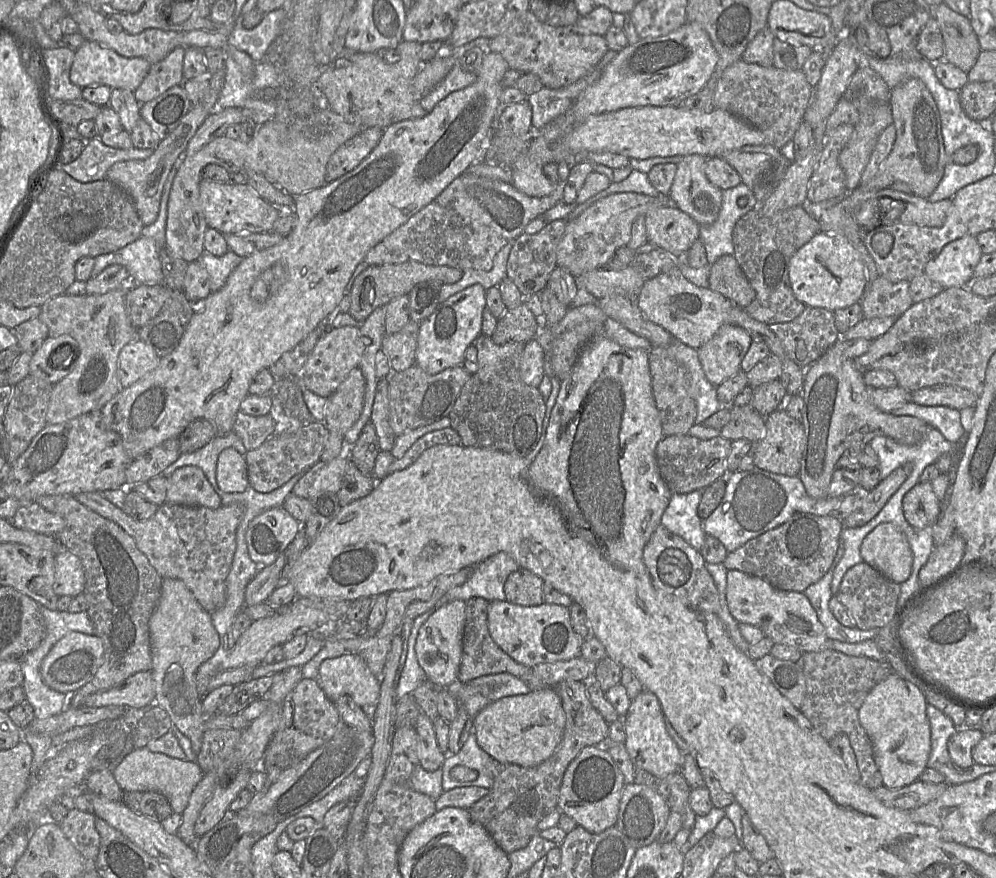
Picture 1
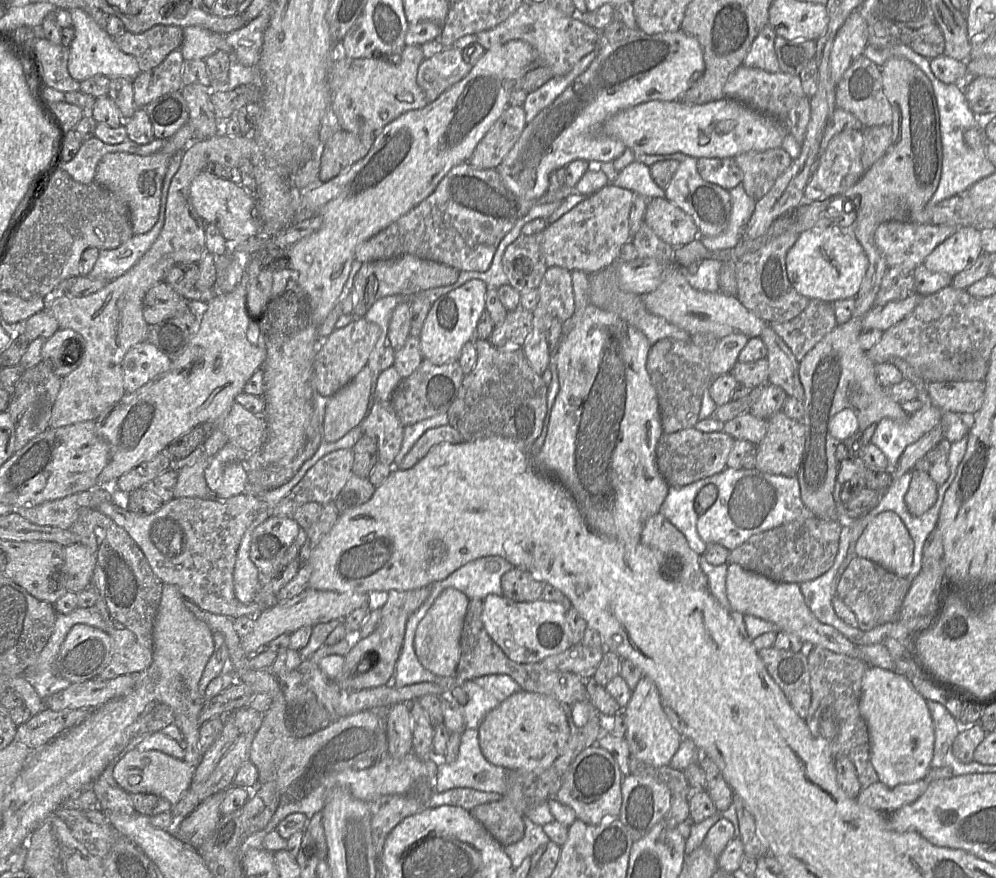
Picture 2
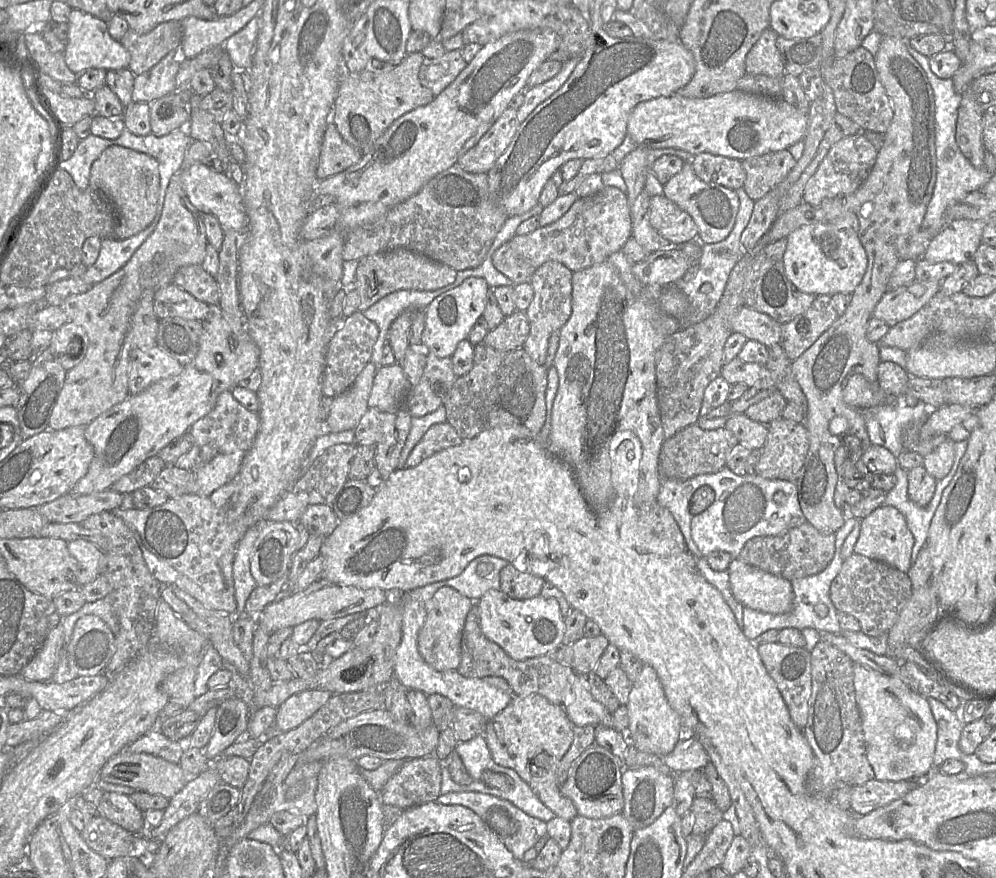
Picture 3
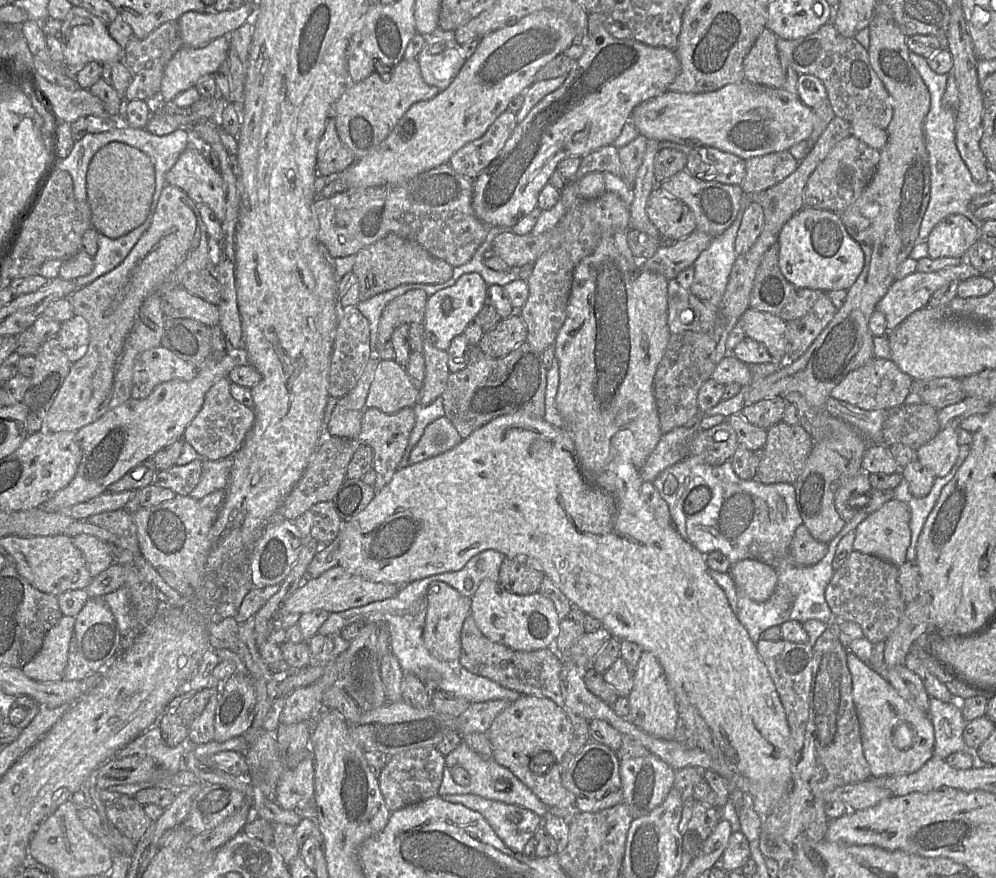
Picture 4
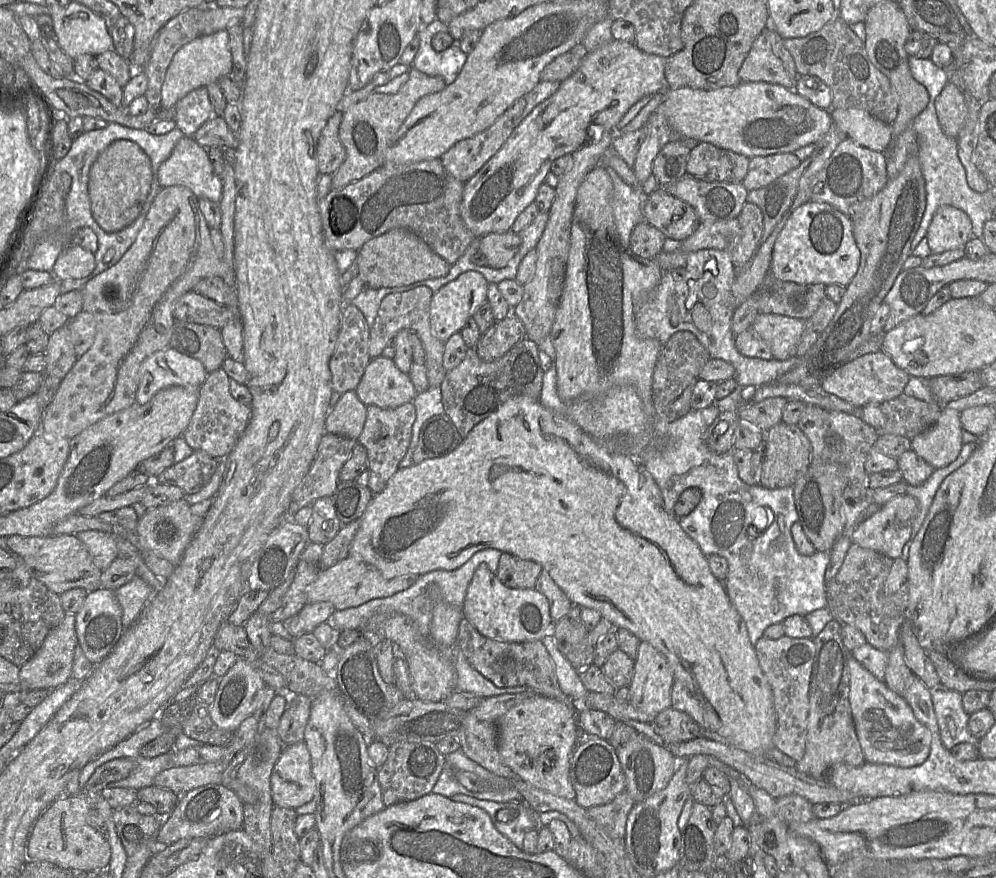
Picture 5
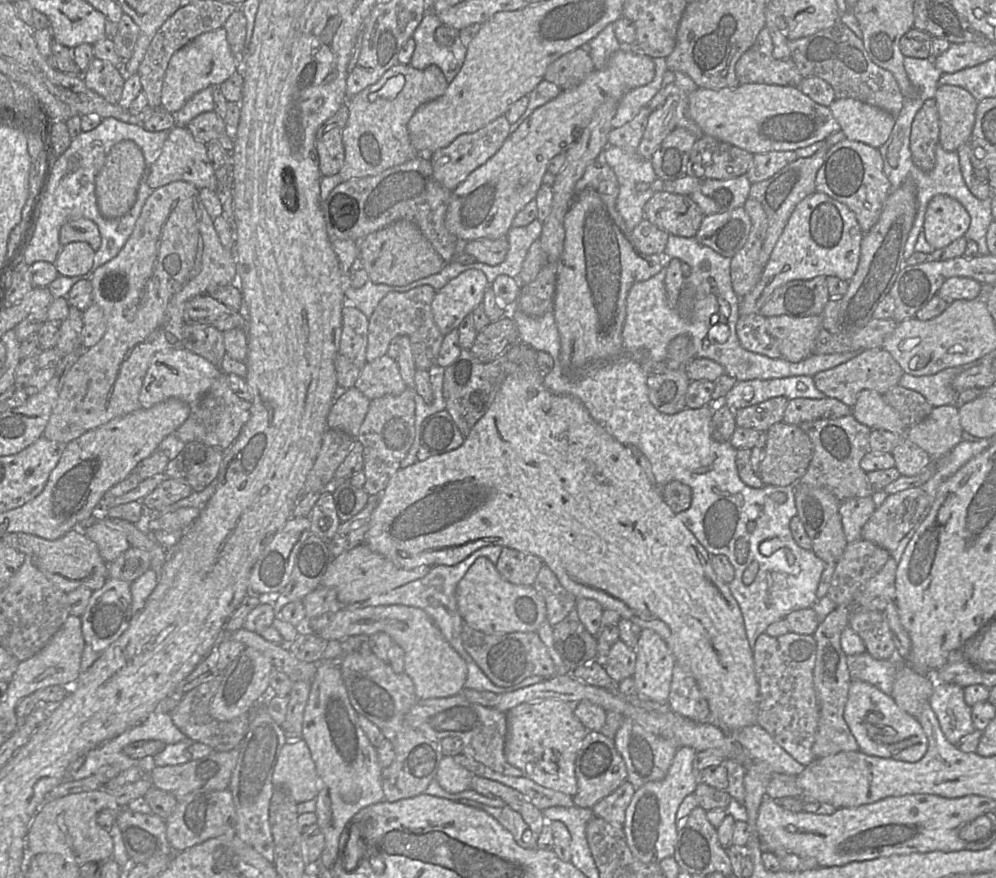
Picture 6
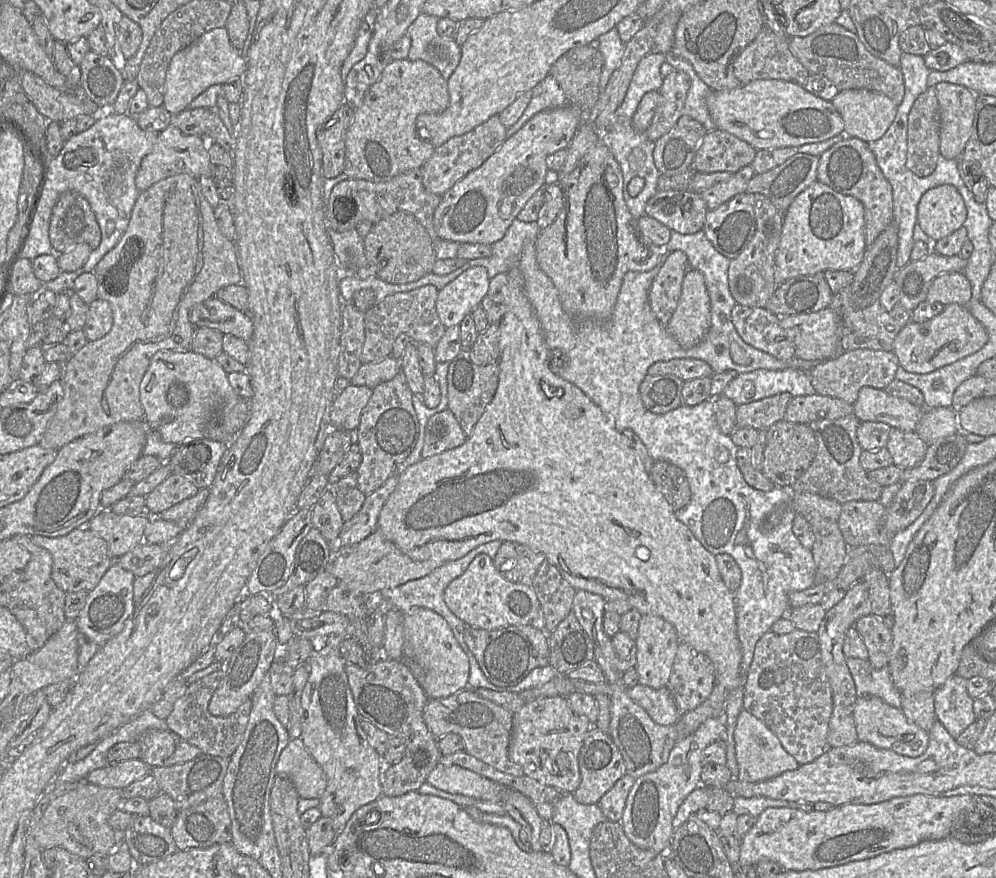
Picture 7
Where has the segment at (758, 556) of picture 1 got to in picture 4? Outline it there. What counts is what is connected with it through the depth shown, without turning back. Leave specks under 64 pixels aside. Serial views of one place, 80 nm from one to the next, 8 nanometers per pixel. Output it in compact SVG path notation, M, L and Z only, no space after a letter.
M802 524L796 528L789 547L789 556L798 566L812 566L821 561L828 551L828 543L816 540Z

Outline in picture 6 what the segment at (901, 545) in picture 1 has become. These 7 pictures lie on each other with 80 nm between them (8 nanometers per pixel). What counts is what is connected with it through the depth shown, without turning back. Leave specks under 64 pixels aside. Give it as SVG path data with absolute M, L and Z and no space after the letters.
M912 487L885 496L862 527L862 539L889 552L894 551L916 524L927 504L927 494L921 487Z

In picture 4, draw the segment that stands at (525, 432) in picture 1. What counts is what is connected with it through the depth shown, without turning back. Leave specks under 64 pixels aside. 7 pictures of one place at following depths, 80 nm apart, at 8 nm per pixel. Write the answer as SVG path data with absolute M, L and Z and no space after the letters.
M524 342L502 358L491 358L476 346L469 348L466 367L451 373L441 395L445 416L452 422L462 439L502 415L522 412L538 419L545 415L547 370L541 354Z

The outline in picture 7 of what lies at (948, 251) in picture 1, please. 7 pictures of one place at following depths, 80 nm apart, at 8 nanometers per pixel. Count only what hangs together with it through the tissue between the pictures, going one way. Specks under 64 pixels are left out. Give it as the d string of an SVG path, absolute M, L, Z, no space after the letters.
M949 184L927 190L917 208L917 223L925 234L938 241L962 227L967 209L958 190Z

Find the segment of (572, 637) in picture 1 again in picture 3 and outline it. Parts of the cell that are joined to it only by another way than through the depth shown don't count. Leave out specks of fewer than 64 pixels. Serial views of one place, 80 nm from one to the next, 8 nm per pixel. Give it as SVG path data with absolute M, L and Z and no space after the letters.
M490 589L475 602L478 606L480 628L485 637L515 660L548 655L562 645L564 617L554 598L544 598L539 594L519 600L509 597L501 590Z

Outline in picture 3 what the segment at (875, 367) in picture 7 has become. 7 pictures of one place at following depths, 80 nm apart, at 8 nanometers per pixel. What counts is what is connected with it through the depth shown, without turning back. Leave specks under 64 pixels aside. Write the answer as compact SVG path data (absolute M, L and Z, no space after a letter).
M880 361L875 384L861 374L852 374L843 380L842 398L857 409L873 408L887 400L902 400L909 378L908 372L898 364Z

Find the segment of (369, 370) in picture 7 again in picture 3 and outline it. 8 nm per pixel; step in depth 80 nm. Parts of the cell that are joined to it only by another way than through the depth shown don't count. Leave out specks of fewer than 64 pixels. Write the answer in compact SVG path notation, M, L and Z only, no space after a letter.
M400 364L382 365L376 371L368 407L376 408L381 412L396 412L404 409L404 402L411 387Z

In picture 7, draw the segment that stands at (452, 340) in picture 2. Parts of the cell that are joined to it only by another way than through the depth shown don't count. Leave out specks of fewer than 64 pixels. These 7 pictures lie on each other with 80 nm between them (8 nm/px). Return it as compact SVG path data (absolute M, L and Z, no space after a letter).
M472 266L438 292L436 310L446 328L459 325L467 314L481 305L490 278L483 266Z

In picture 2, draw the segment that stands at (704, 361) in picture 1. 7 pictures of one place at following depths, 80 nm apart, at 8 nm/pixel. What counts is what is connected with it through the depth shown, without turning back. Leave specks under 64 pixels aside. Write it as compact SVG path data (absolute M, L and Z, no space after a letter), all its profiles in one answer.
M731 334L719 339L709 363L713 378L730 373L748 341L749 338L744 334Z

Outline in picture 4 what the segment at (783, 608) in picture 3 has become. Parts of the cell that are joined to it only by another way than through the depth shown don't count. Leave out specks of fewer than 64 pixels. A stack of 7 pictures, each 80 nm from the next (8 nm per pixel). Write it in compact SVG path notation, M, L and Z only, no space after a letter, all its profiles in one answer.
M757 559L741 560L731 565L729 573L738 591L756 602L767 601L777 585L778 577L775 568Z

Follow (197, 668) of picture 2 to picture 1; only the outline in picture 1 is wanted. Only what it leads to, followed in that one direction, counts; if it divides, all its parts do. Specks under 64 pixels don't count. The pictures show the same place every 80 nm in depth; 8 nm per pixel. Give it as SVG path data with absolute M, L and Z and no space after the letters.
M163 578L160 598L149 620L152 677L155 684L155 702L169 714L173 725L191 741L193 751L198 754L203 738L203 723L206 718L202 708L196 682L198 667L215 653L219 646L219 635L215 630L211 614L195 599L184 582L176 578Z

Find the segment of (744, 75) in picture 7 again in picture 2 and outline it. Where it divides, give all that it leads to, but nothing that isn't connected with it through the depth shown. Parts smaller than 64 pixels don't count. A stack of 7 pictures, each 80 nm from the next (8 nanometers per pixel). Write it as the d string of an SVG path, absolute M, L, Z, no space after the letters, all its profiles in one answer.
M770 25L765 26L752 42L743 64L772 73L781 71L775 52L776 36Z

